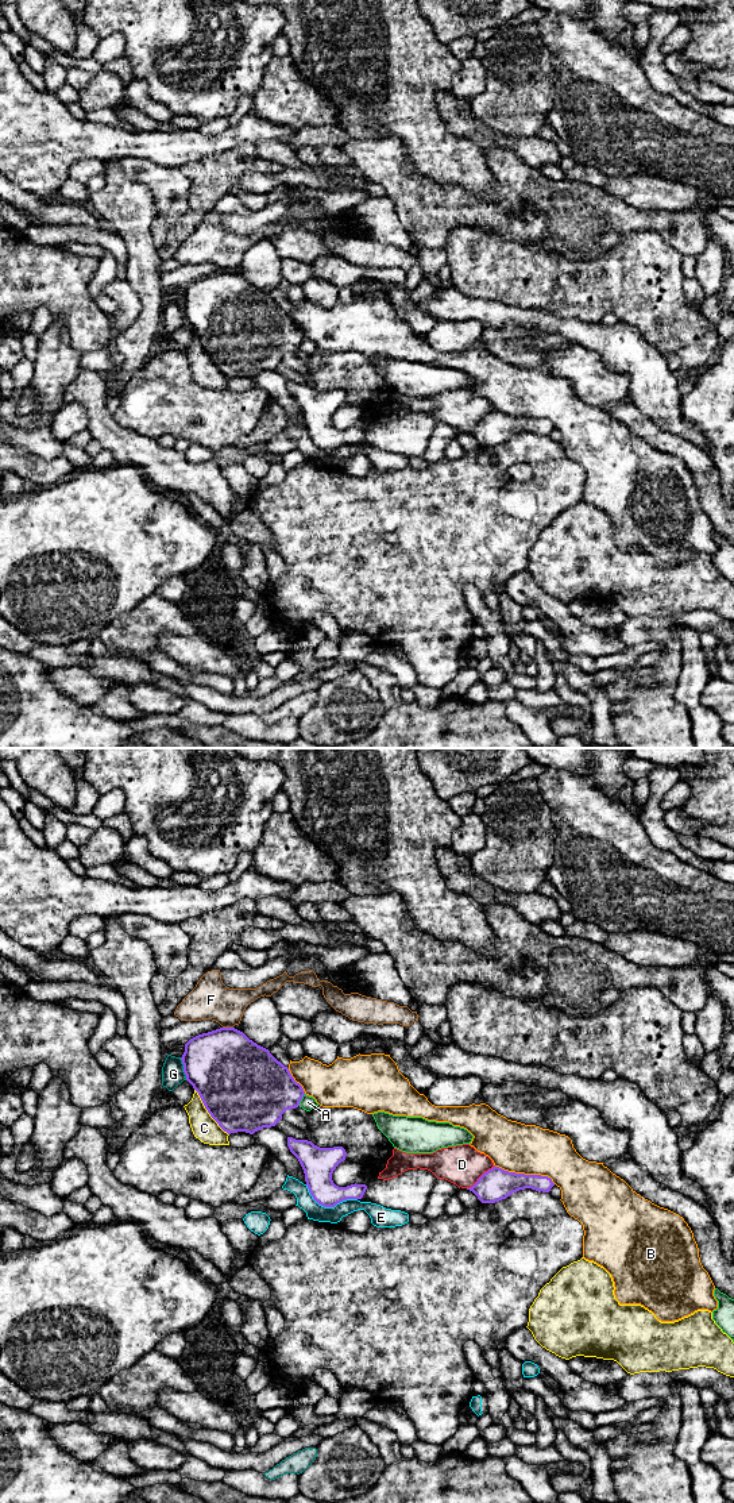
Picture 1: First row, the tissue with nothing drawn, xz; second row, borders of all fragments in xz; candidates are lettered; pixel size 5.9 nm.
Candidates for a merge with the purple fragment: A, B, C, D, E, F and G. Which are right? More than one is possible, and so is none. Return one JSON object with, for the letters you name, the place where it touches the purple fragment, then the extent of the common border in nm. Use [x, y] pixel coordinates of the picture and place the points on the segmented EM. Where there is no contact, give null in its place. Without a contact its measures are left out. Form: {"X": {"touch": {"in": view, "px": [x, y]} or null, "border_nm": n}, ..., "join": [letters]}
{"join": []}

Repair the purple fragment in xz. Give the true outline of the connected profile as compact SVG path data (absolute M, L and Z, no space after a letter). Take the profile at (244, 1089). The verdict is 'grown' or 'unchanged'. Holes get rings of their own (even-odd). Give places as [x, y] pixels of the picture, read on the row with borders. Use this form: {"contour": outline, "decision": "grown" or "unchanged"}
{"contour": "M220 1028L190 1038L181 1060L186 1080L198 1092L210 1117L228 1134L254 1134L275 1126L286 1110L300 1106L305 1095L287 1067L235 1028Z", "decision": "unchanged"}

